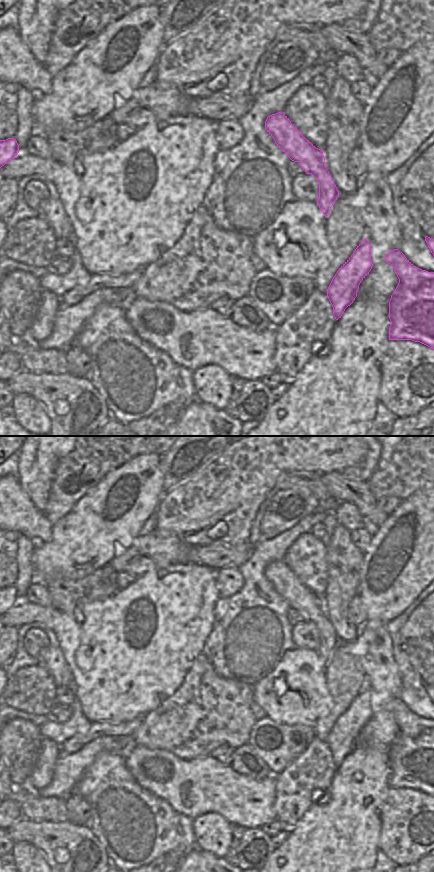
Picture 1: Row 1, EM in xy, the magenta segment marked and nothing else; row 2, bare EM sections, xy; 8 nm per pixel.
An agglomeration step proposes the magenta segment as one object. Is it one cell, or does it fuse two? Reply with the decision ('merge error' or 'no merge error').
no merge error

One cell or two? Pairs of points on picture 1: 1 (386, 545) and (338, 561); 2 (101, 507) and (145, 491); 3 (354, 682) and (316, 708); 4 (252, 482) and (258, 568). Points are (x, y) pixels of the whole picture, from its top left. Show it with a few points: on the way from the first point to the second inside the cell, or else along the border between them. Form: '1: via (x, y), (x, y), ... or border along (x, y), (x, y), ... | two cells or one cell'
1: border along (363, 554), (358, 577) | two cells
2: via (105, 521), (114, 522), (133, 506) | one cell
3: border along (325, 675), (332, 708), (319, 718) | two cells
4: border along (266, 497), (251, 525), (249, 541) | two cells

